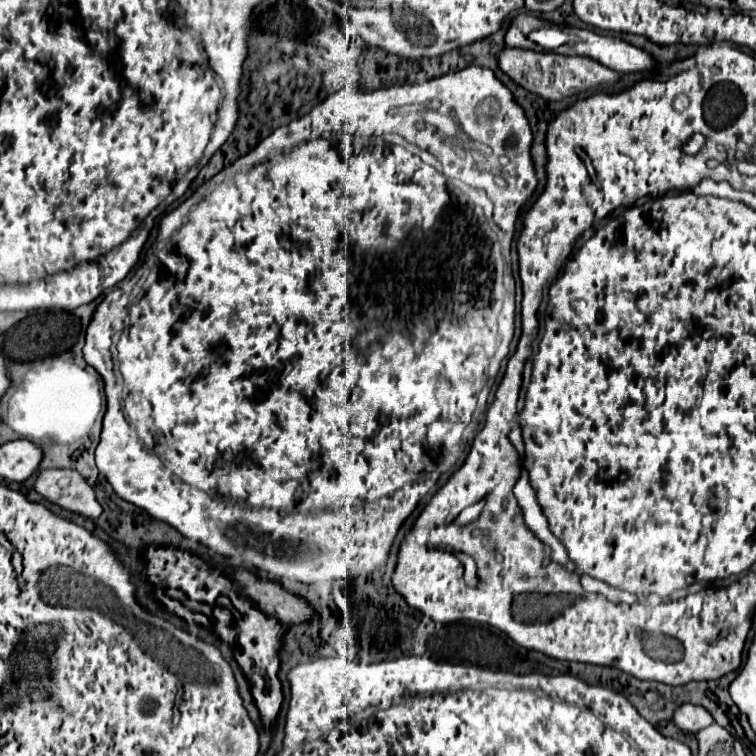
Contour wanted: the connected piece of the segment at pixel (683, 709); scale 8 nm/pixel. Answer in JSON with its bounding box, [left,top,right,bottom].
[672,704,714,734]

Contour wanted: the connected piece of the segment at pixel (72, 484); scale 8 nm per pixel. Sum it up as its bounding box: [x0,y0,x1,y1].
[34,470,102,520]

